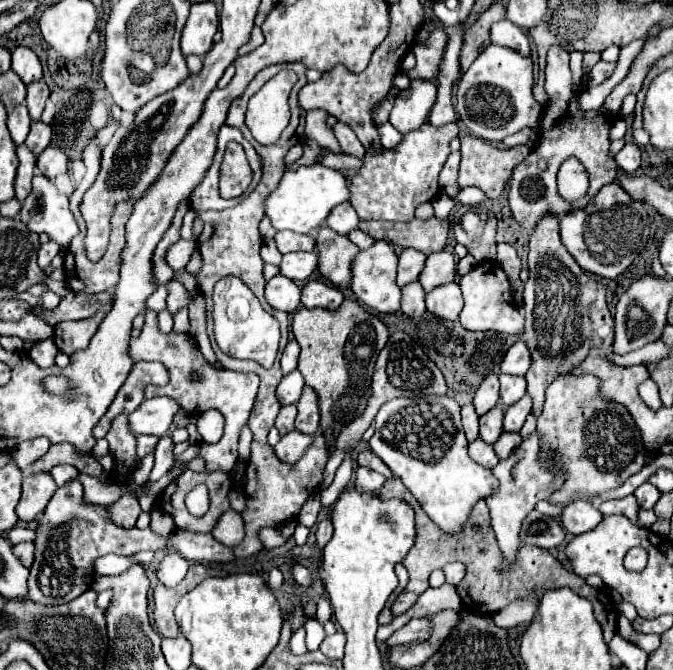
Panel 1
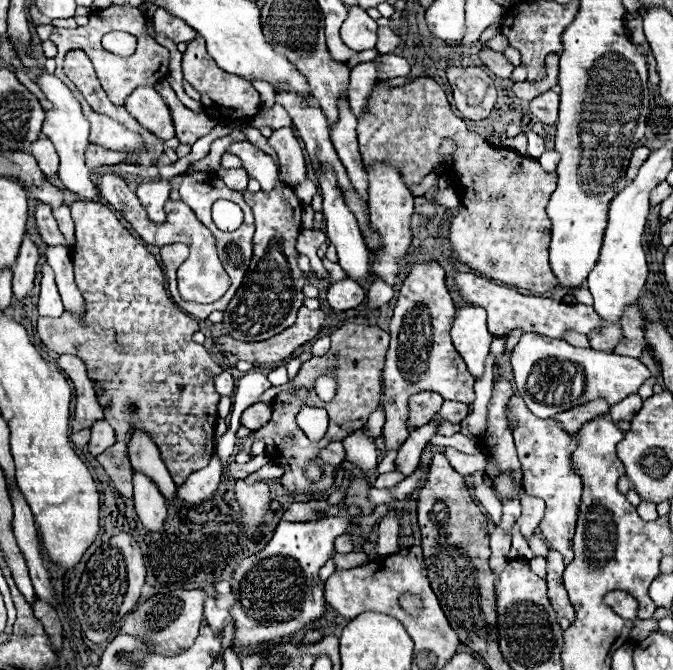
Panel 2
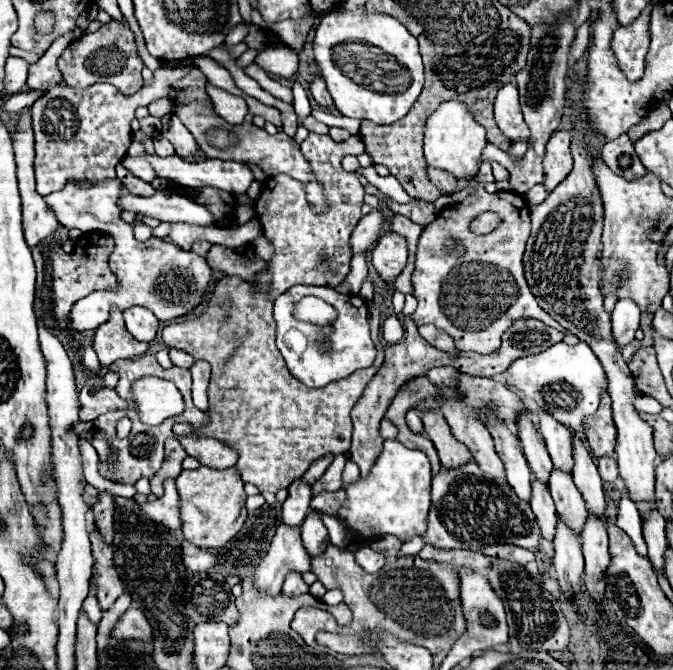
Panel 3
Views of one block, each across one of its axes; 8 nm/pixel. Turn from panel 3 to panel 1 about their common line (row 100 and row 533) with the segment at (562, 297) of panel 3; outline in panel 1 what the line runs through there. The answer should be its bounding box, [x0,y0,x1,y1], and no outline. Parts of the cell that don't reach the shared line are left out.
[560,500,604,536]

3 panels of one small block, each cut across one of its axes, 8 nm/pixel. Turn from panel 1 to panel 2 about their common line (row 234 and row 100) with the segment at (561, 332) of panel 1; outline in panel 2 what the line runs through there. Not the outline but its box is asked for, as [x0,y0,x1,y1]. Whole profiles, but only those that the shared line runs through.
[530,88,560,124]

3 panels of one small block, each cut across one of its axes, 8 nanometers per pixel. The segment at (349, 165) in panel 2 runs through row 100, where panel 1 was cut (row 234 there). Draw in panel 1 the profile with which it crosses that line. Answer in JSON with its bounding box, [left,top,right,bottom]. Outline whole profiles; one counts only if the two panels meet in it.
[328,202,358,236]

